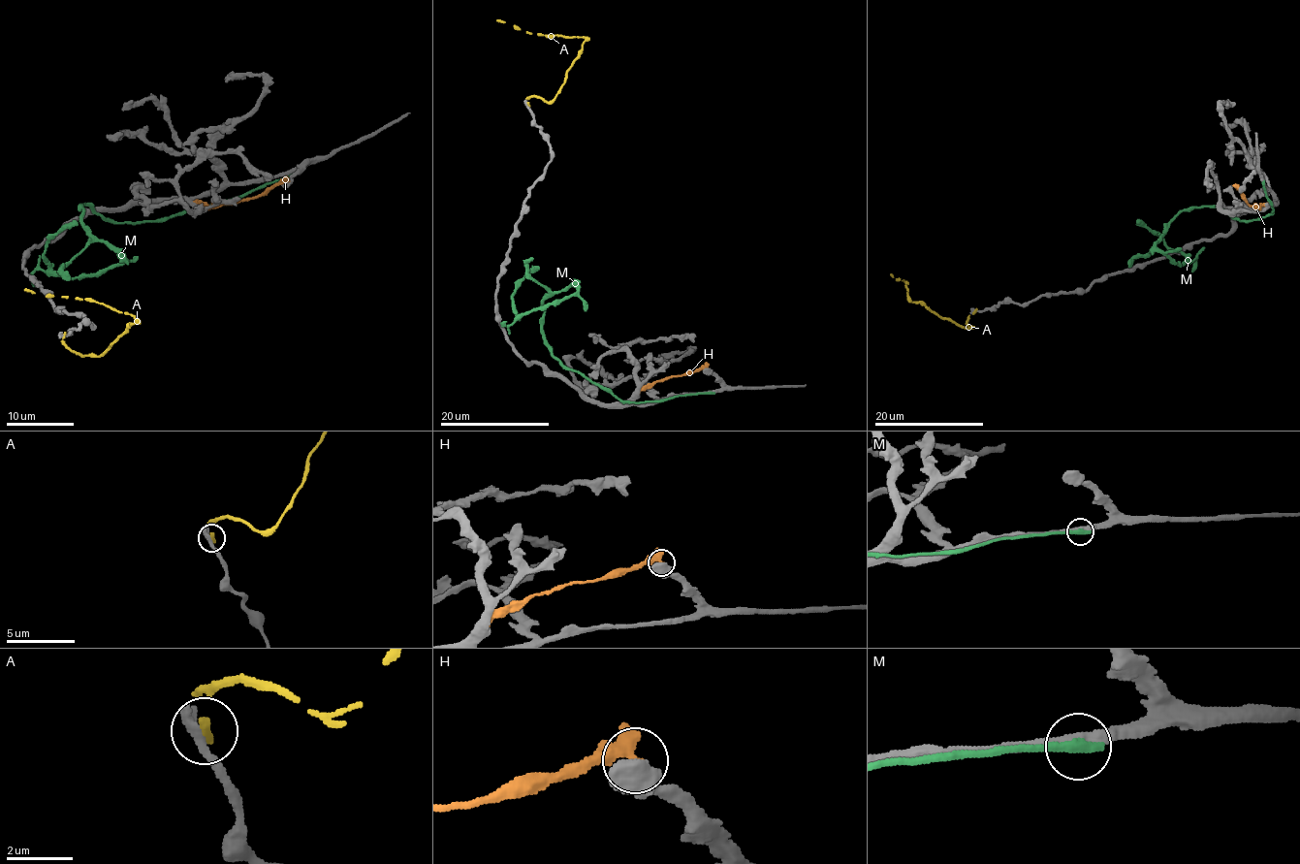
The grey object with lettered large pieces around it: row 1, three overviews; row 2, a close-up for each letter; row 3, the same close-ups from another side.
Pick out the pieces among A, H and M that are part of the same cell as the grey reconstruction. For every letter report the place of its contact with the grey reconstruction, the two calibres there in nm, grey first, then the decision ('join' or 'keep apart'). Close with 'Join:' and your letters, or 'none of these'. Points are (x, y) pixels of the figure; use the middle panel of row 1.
A: meets grey at (528, 105); 480 nm thick on the grey side, 240 nm on the other; keep apart
H: meets grey at (708, 368); 700 nm thick on the grey side, 360 nm on the other; keep apart
M: meets grey at (711, 393); 420 nm thick on the grey side, 380 nm on the other; keep apart
Join: none of these

